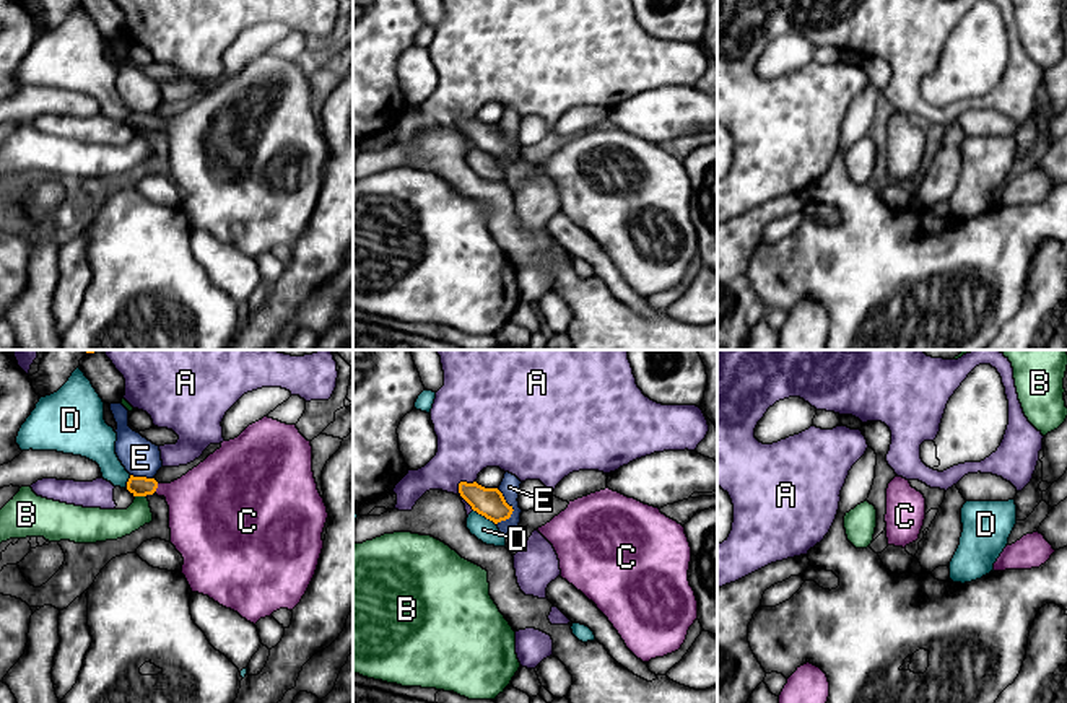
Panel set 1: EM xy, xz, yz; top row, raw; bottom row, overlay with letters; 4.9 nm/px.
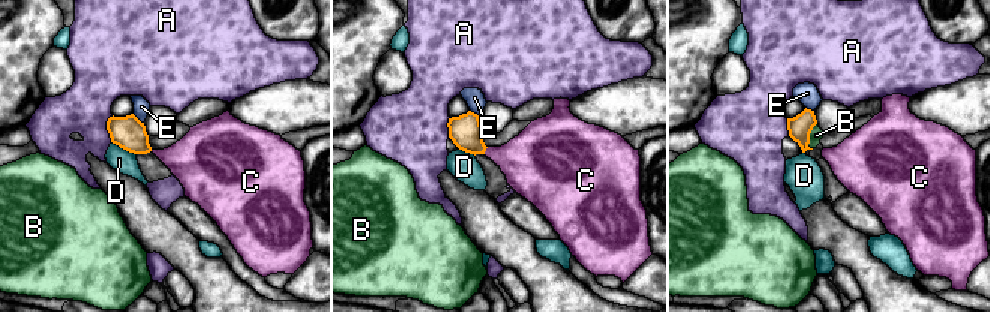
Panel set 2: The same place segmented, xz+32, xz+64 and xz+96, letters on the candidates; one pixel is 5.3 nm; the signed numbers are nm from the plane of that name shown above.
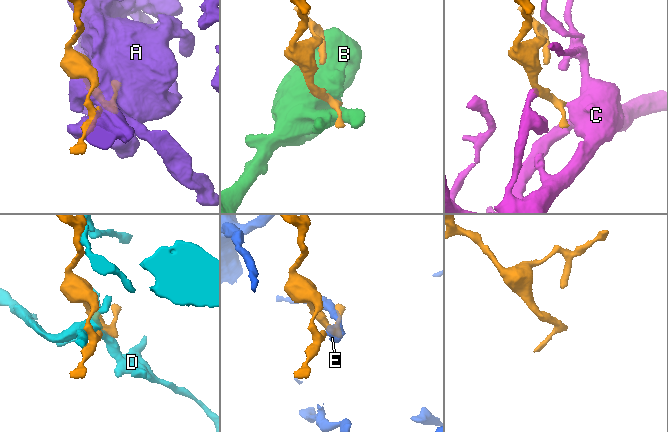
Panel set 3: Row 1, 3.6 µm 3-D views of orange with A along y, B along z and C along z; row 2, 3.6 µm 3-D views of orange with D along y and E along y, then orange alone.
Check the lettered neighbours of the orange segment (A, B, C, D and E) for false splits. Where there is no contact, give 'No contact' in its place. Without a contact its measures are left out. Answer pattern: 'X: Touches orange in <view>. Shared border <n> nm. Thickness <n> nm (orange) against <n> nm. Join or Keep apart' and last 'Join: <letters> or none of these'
A: Touches orange in xz. Shared border 170 nm. Thickness 140 nm (orange) against 280 nm. Keep apart
B: Touches orange in xy. Shared border 60 nm. Thickness 100 nm (orange) against 160 nm. Keep apart
C: Touches orange in xy. Shared border 50 nm. Thickness 100 nm (orange) against 360 nm. Join
D: Touches orange in xz. Shared border 130 nm. Thickness 140 nm (orange) against 110 nm. Keep apart
E: Touches orange in xz. Shared border 180 nm. Thickness 140 nm (orange) against 100 nm. Keep apart
Join: C

